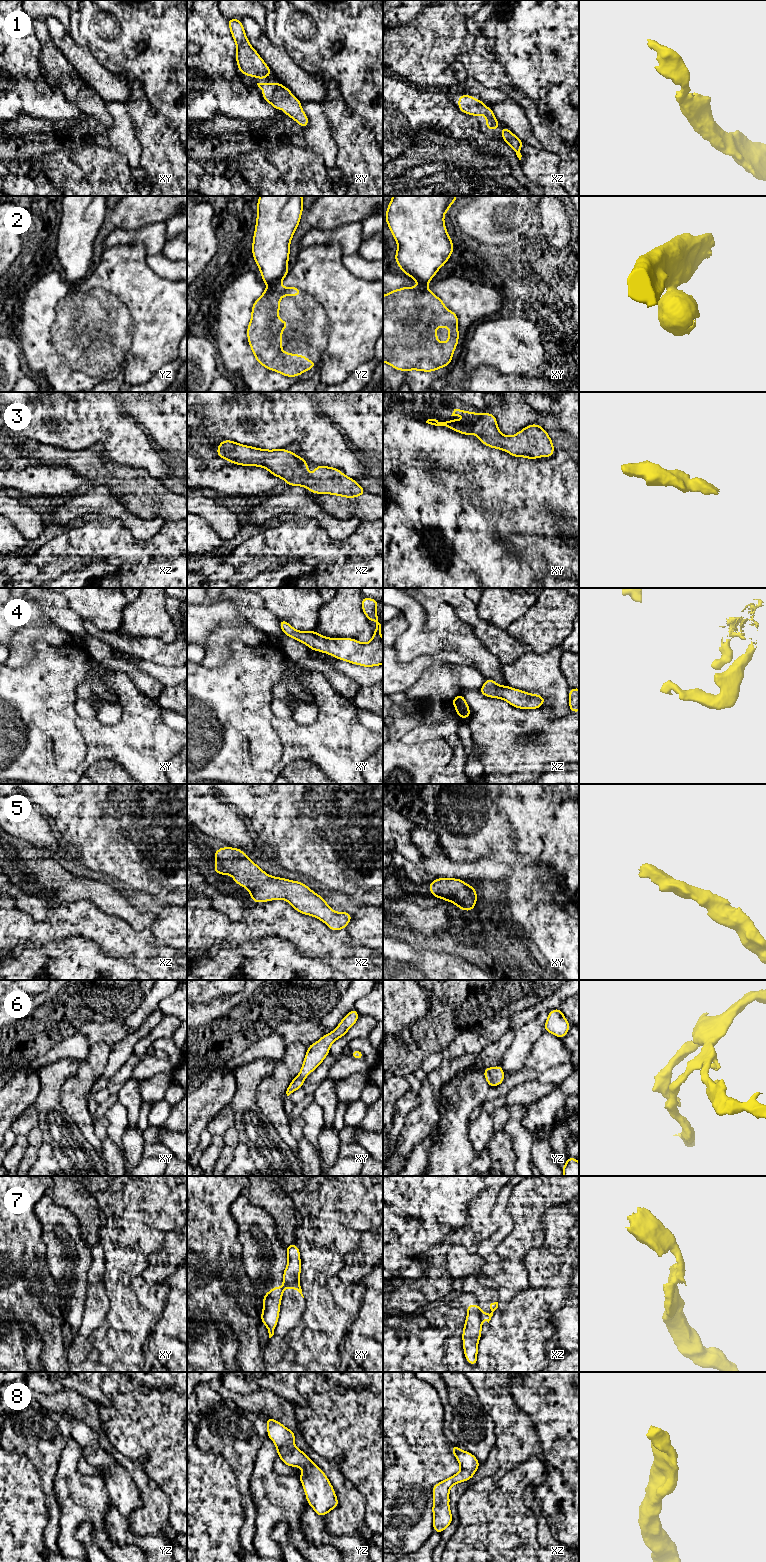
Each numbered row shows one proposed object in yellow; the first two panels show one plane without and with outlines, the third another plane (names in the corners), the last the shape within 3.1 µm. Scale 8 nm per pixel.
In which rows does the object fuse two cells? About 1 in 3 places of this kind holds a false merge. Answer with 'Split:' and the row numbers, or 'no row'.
Split: 2, 7

